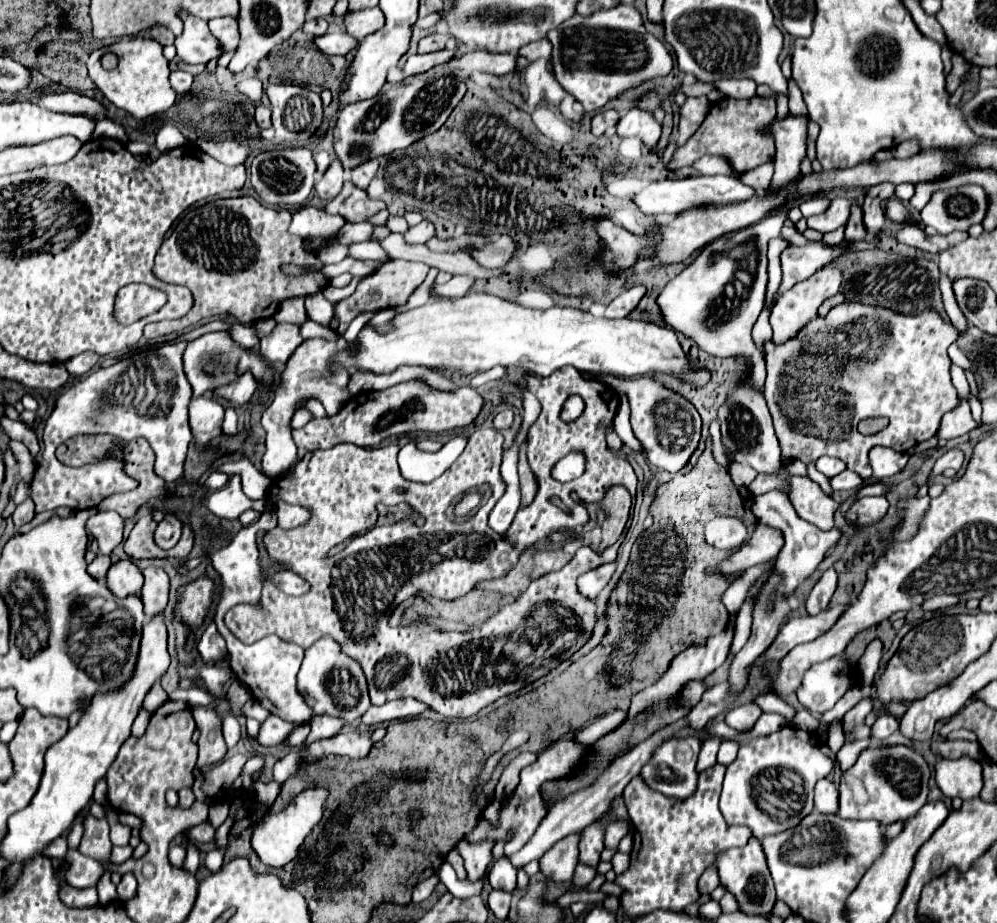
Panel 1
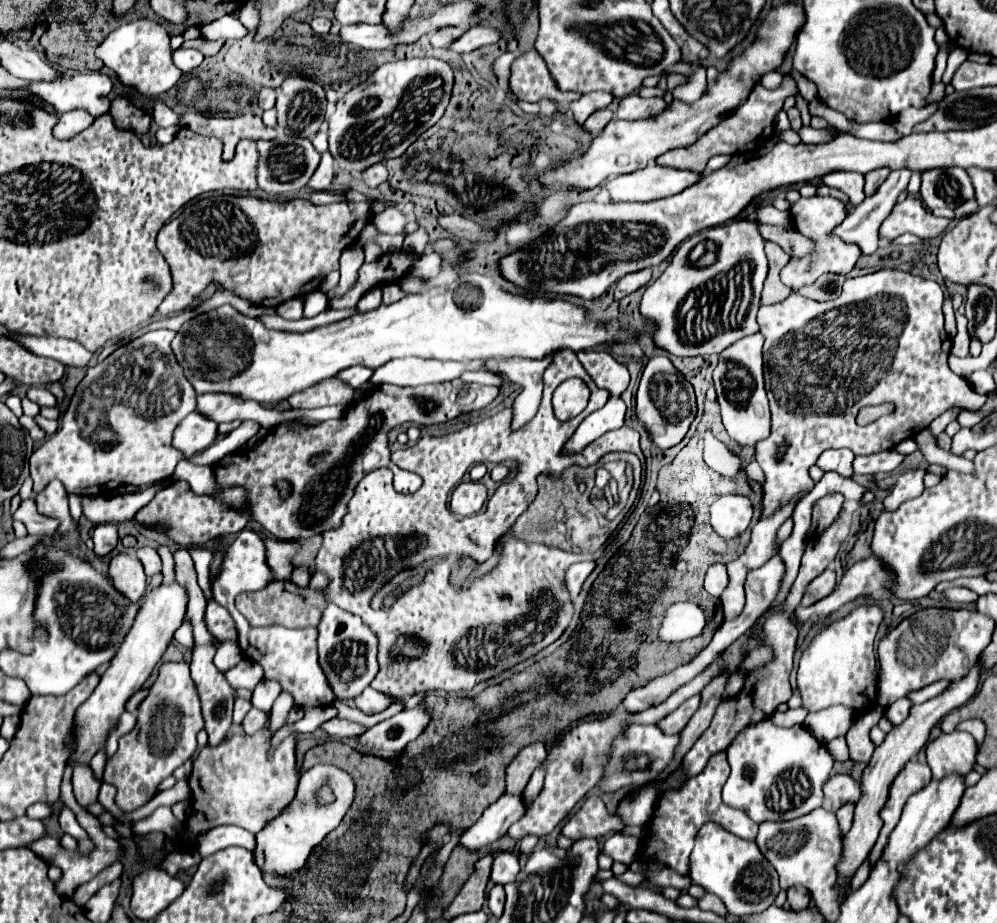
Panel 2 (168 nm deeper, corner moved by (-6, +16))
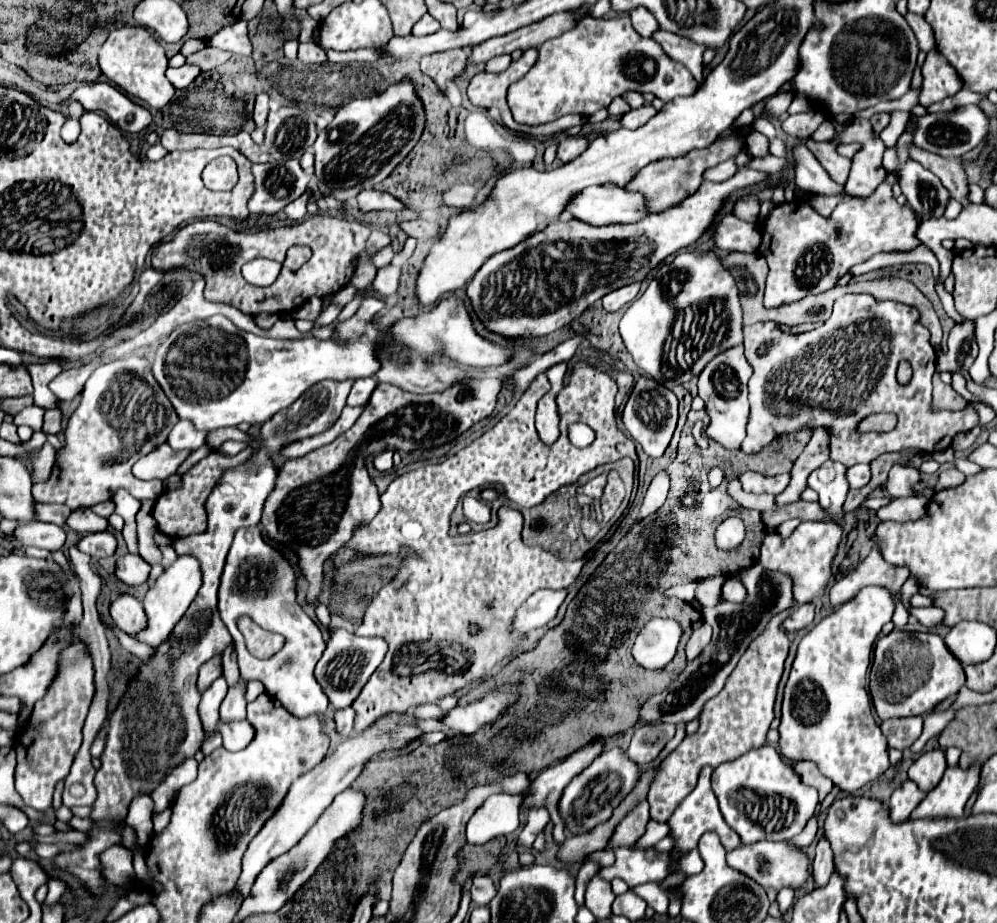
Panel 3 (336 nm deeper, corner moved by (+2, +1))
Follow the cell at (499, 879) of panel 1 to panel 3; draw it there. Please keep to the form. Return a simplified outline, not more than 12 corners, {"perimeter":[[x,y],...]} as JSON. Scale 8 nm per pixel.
{"perimeter":[[475,875],[471,899],[489,905],[497,887],[489,875]]}

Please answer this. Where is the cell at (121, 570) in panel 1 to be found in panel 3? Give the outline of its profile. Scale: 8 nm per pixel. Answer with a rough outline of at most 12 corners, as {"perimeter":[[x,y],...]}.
{"perimeter":[[119,593],[109,607],[113,623],[137,635],[147,617],[141,601]]}

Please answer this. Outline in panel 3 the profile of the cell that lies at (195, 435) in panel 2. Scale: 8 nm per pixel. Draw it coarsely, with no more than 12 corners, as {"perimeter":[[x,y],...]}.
{"perimeter":[[163,443],[133,465],[139,479],[167,479],[191,451]]}

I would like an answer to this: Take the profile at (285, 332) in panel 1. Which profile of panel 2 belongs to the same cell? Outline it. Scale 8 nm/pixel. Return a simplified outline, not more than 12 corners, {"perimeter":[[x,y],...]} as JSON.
{"perimeter":[[291,298],[277,308],[285,320],[303,318],[303,300]]}

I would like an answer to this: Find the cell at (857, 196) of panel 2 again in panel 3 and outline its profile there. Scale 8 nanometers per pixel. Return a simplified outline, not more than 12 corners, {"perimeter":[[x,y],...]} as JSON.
{"perimeter":[[805,145],[795,149],[795,183],[823,197],[841,195],[843,185]]}

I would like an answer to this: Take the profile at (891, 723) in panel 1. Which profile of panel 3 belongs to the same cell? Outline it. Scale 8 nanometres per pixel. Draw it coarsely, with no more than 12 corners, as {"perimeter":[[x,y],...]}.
{"perimeter":[[923,717],[881,723],[889,747],[907,749],[921,735]]}

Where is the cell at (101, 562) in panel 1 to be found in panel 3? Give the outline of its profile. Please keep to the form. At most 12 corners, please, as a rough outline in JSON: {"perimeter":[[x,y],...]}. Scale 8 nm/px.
{"perimeter":[[109,531],[89,533],[77,543],[79,551],[105,559],[117,541]]}

